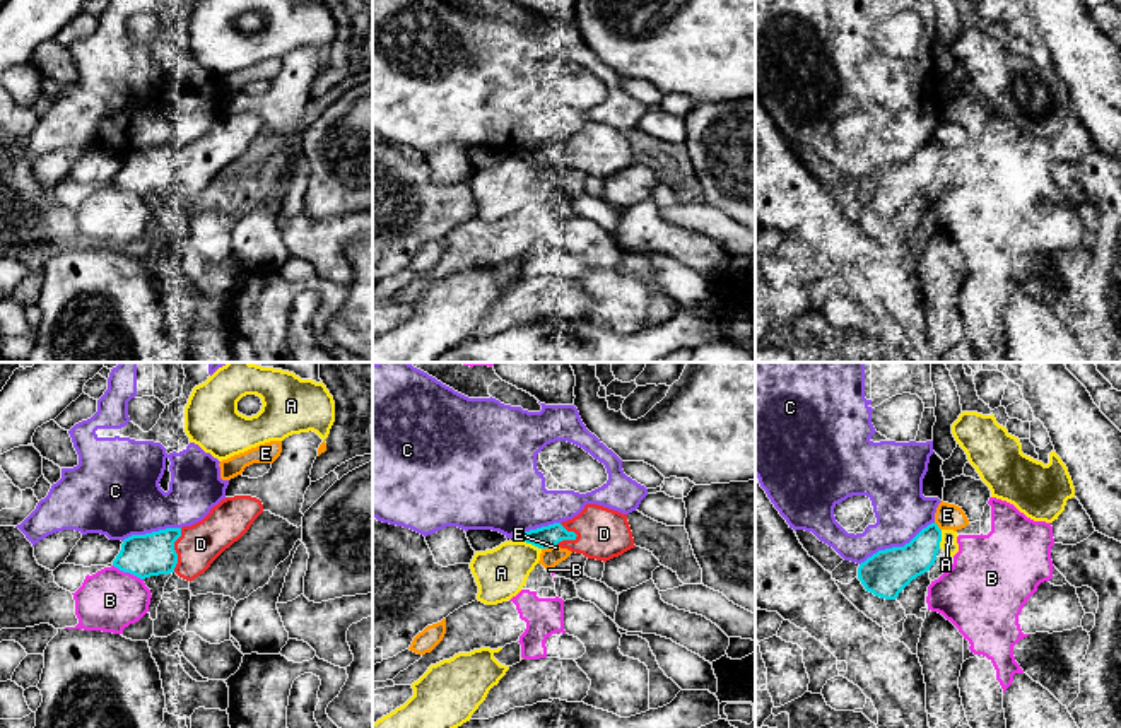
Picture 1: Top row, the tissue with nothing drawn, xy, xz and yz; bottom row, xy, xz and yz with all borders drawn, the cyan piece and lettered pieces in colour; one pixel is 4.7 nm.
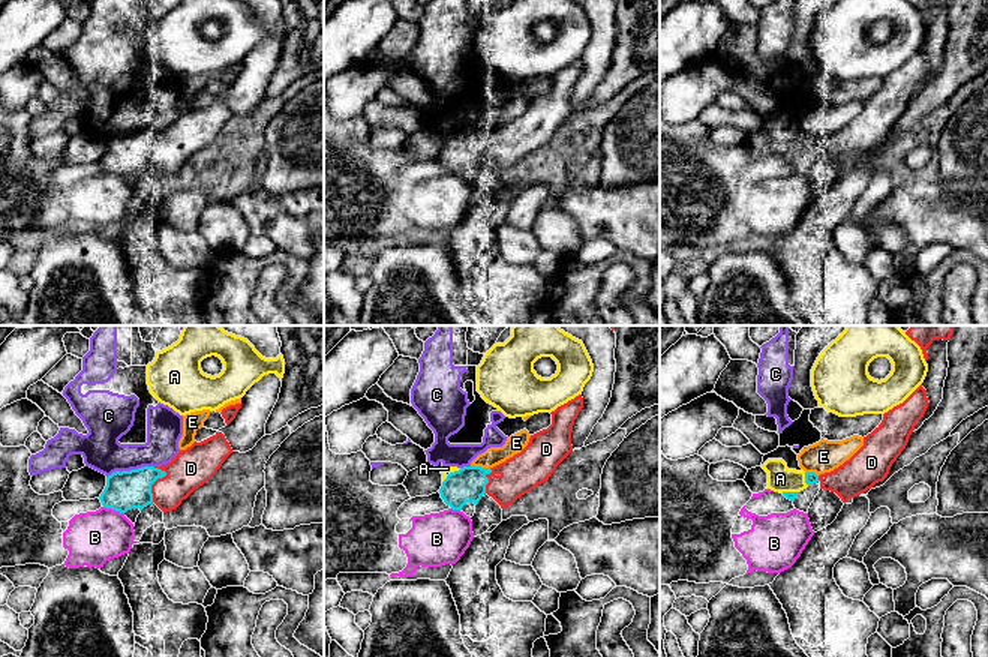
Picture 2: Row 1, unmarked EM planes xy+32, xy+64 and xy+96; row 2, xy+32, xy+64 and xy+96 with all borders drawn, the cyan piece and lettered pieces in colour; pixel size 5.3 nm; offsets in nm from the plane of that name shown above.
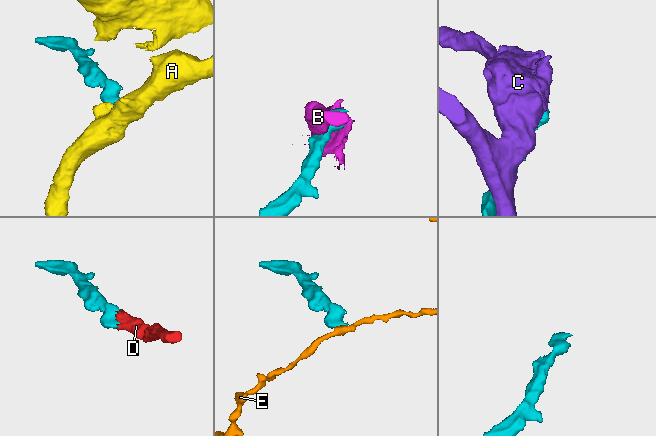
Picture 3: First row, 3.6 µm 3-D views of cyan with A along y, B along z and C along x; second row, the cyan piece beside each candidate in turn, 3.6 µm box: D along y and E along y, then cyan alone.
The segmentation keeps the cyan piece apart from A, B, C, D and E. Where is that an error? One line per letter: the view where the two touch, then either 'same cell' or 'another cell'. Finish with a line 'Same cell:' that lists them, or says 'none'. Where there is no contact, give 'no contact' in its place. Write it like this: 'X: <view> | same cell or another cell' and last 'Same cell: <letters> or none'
A: xz | another cell
B: xy | another cell
C: yz | another cell
D: xy | same cell
E: xz | another cell
Same cell: D

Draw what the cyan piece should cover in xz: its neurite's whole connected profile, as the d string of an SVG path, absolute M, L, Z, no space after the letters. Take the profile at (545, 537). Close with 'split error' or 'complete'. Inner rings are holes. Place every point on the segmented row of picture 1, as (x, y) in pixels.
M586 504L572 520L530 531L516 531L513 538L538 549L557 545L603 562L636 547L627 514L598 504Z; split error

